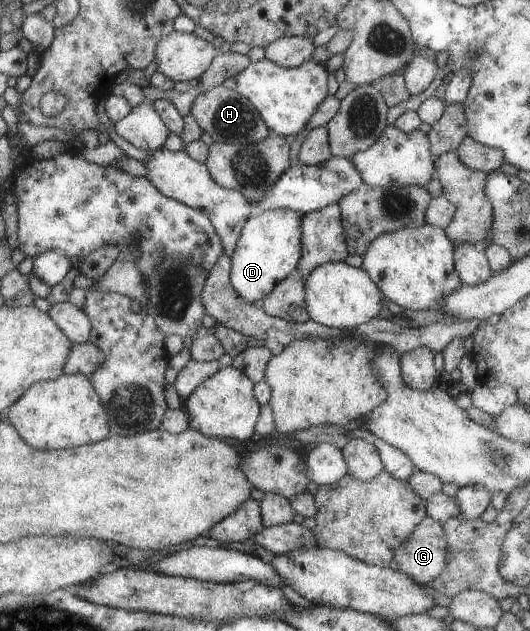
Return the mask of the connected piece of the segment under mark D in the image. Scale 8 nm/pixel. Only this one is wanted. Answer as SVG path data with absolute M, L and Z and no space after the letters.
M268 209L250 216L237 238L236 248L229 256L229 281L240 299L259 303L268 297L277 282L294 270L301 258L301 218L303 214L290 209Z

